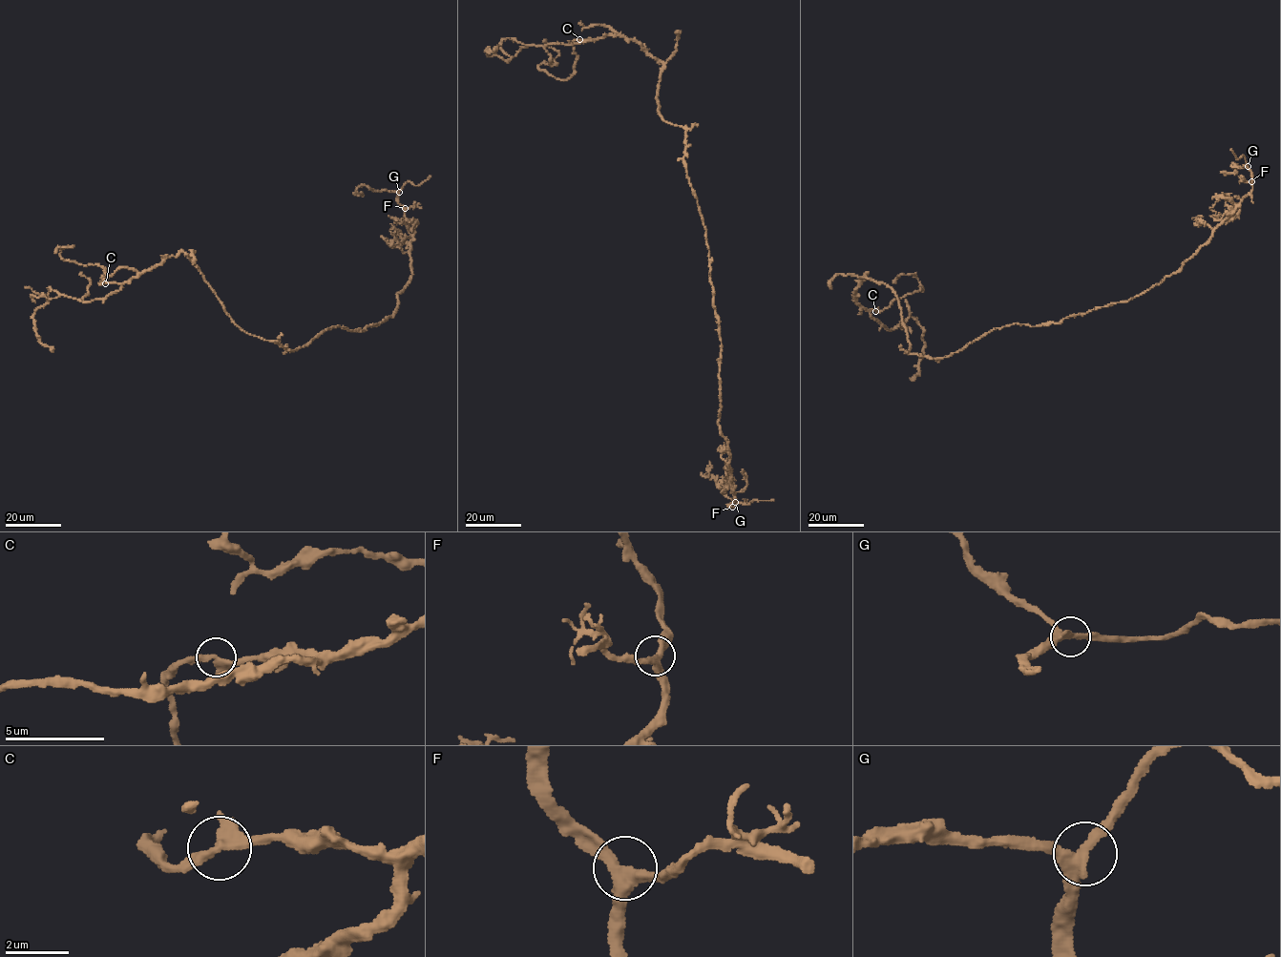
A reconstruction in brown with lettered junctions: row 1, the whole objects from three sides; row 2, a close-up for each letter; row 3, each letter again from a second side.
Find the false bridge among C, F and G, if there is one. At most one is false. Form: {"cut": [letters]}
{"cut": []}

